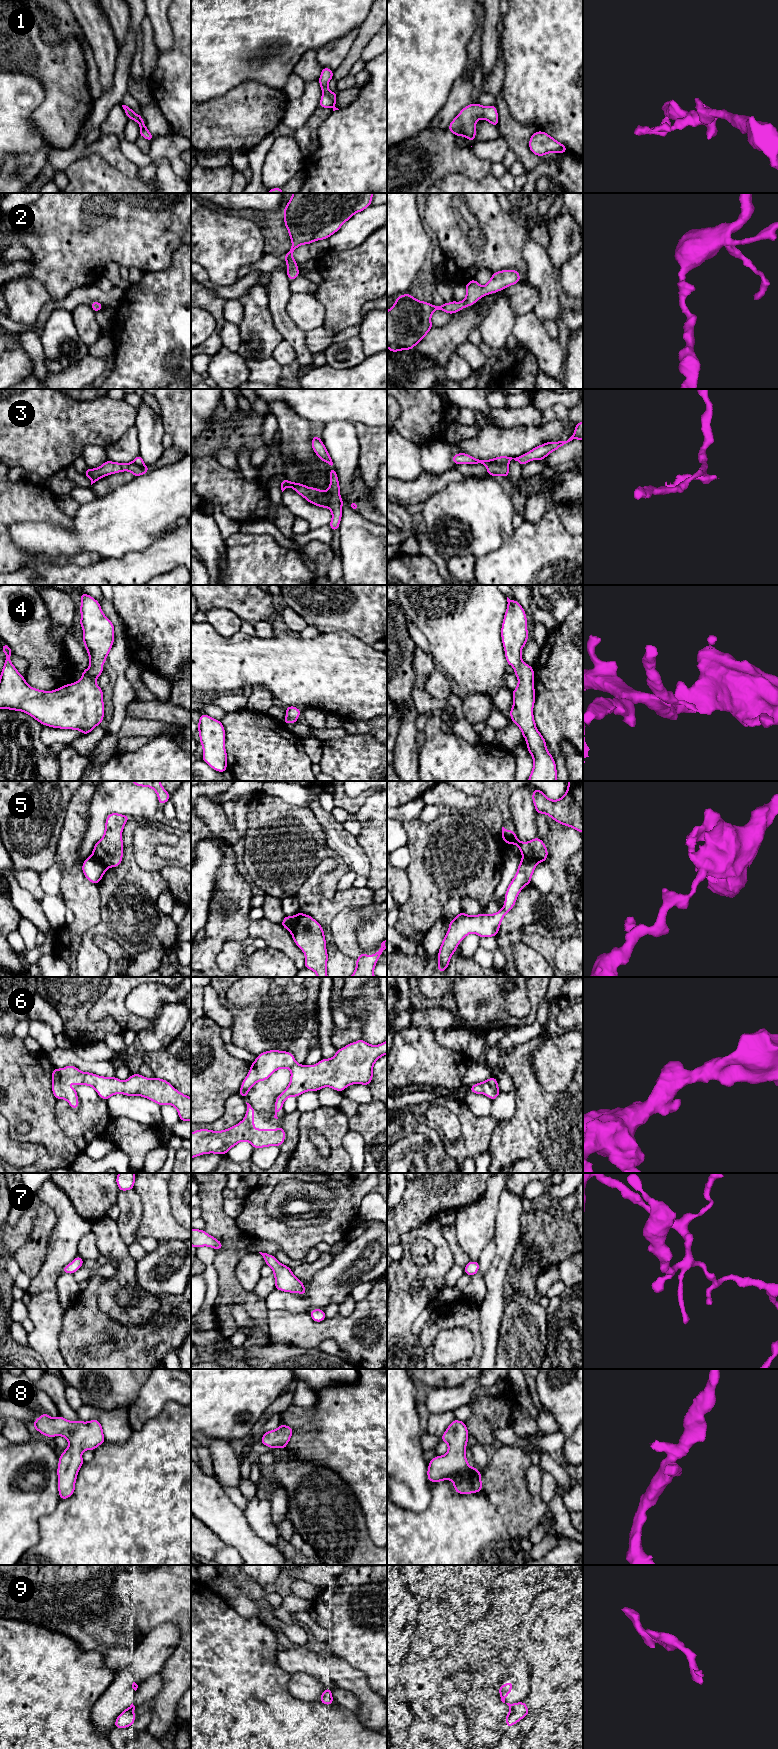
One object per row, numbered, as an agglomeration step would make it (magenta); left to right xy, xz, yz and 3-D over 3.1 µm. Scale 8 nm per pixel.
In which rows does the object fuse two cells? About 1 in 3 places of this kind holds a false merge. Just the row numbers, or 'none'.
3, 5, 9

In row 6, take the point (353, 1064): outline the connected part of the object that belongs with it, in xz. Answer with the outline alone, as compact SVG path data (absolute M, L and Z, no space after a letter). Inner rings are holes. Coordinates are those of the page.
M363 1039L350 1043L341 1049L337 1049L336 1054L330 1059L321 1059L317 1064L307 1066L300 1065L295 1061L292 1053L287 1051L269 1050L259 1054L256 1060L251 1064L248 1075L243 1080L240 1087L240 1096L246 1099L249 1090L259 1081L266 1081L278 1069L287 1068L291 1071L290 1083L283 1091L282 1094L277 1096L275 1100L275 1115L274 1118L278 1119L277 1113L283 1109L283 1103L288 1097L298 1097L307 1091L319 1091L323 1087L331 1087L332 1089L342 1092L347 1086L352 1084L362 1084L368 1086L373 1078L374 1063L382 1056L387 1054L387 1040L379 1045L370 1045Z

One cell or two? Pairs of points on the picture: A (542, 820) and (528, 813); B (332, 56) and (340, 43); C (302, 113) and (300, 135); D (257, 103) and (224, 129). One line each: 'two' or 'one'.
A: two
B: one
C: two
D: one

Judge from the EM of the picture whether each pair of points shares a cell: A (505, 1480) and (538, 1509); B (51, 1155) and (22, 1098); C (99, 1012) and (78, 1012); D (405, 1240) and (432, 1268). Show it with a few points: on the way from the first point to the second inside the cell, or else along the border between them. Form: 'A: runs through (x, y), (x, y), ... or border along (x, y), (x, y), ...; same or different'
A: runs through (513, 1488), (530, 1505); same
B: runs through (51, 1141), (36, 1112); same
C: border along (103, 994), (88, 1011), (88, 1017), (93, 1022); different
D: runs through (406, 1251), (406, 1260), (415, 1269), (421, 1269); same

